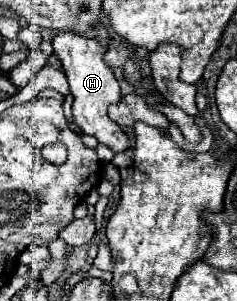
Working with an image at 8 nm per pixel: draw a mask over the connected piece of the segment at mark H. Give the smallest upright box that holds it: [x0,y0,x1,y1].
[52,23,130,153]

